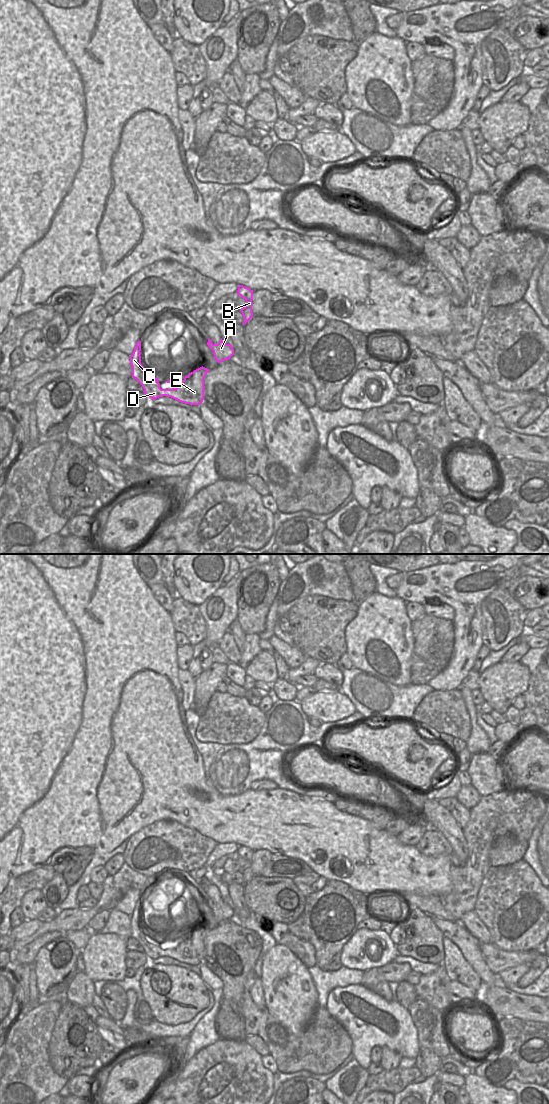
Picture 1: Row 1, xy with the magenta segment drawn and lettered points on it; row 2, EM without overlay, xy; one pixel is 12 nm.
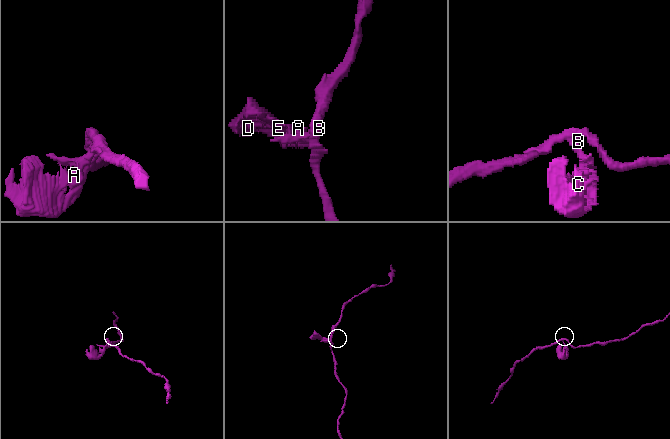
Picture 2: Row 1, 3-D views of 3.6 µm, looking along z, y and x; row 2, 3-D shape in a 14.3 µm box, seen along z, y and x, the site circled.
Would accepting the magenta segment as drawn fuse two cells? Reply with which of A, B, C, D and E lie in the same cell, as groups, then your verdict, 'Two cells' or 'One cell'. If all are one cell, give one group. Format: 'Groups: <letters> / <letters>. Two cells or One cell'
Groups: A B C D E. One cell

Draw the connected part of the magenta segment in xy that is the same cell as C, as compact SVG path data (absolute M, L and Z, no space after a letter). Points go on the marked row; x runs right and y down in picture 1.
M141 341L136 343L134 351L130 356L132 366L132 378L136 379L143 387L144 394L155 400L159 397L171 397L181 403L200 405L204 400L204 378L210 371L205 367L200 367L184 377L184 380L177 388L161 389L158 378L149 380L148 373L141 364Z

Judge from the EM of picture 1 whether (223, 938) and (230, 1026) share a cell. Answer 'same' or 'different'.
same

